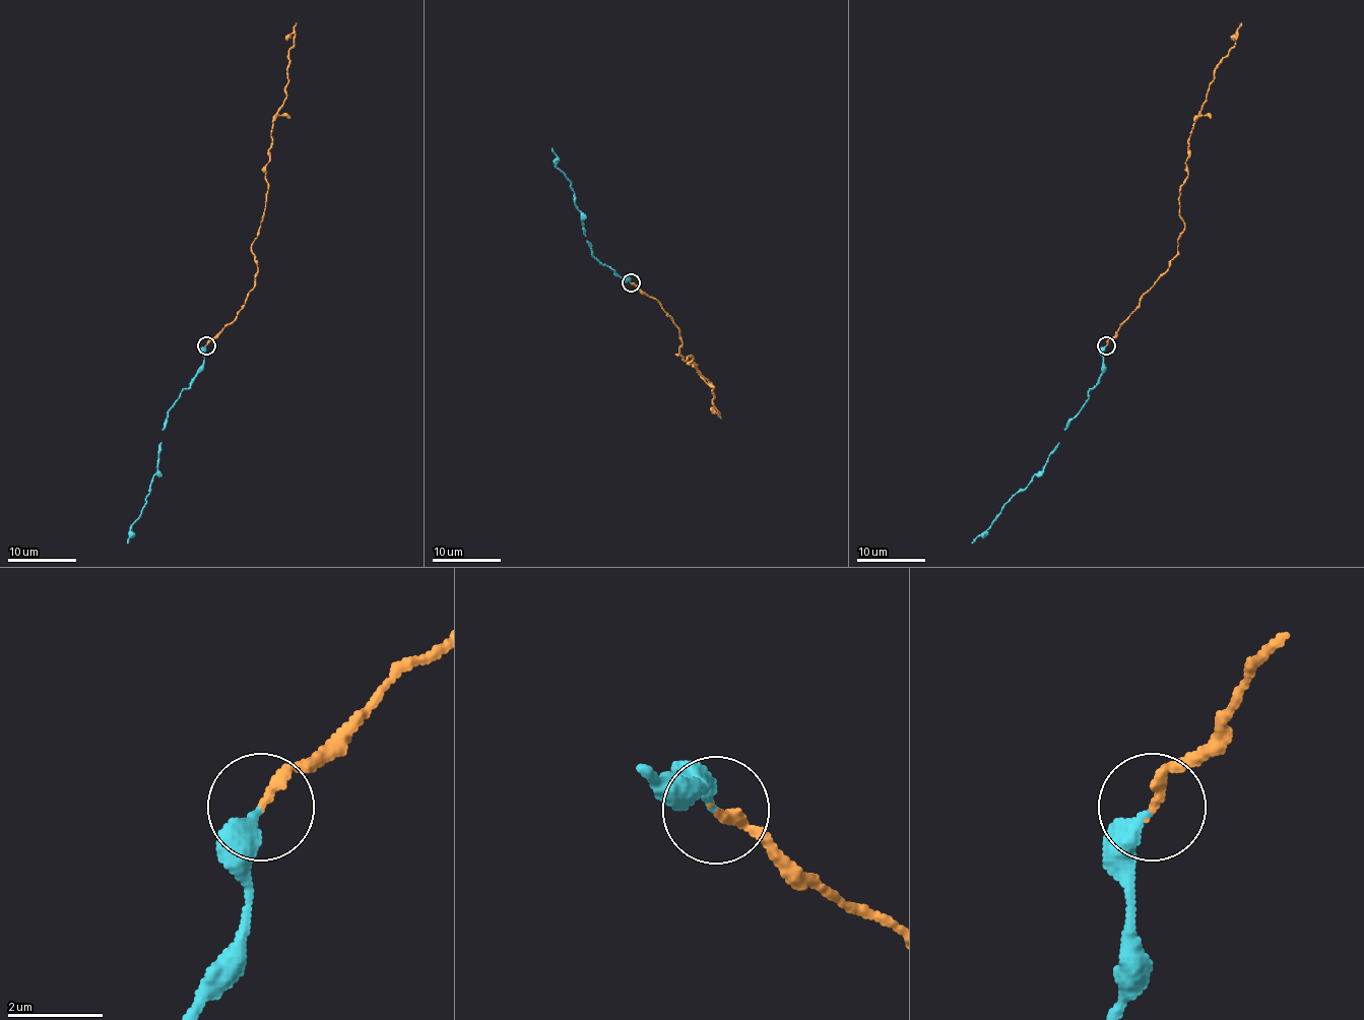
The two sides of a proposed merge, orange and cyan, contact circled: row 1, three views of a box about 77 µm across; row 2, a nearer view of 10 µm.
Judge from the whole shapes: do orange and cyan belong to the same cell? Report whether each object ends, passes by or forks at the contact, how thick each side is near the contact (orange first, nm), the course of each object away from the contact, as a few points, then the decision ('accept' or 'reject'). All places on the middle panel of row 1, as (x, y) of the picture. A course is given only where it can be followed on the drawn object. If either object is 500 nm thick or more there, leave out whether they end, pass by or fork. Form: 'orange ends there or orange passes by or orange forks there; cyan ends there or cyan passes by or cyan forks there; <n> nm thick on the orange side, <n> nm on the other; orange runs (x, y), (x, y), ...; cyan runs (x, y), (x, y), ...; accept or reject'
orange ends there; cyan ends there; 220 nm thick on the orange side, 300 nm on the other; orange runs (630, 283), (677, 327), (676, 355), (692, 357), (710, 382), (721, 419); cyan runs (630, 283), (592, 254), (570, 182), (557, 167), (557, 154), (551, 147); accept

